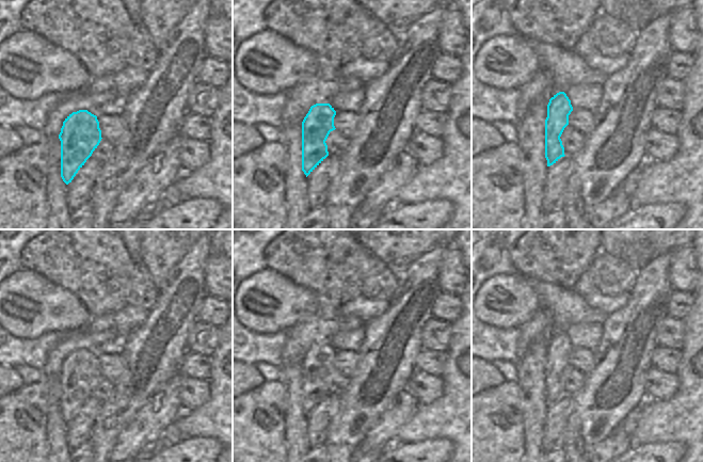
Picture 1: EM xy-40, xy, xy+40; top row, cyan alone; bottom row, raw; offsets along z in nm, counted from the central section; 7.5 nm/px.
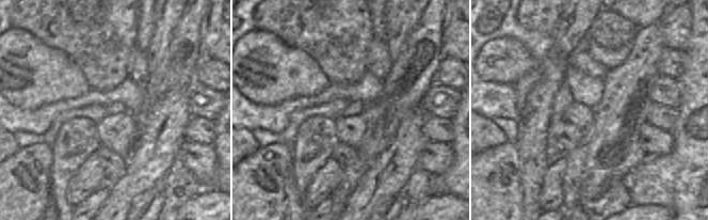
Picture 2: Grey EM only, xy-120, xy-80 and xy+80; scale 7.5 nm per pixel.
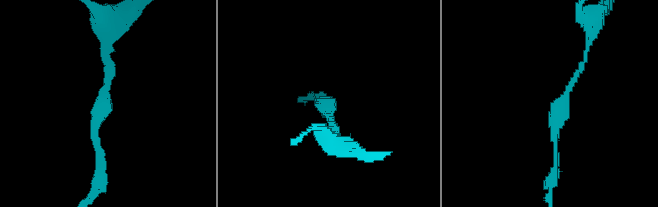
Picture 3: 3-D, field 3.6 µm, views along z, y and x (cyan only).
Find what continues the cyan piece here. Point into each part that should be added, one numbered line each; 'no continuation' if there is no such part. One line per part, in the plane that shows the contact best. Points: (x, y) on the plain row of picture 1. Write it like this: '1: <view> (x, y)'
no continuation

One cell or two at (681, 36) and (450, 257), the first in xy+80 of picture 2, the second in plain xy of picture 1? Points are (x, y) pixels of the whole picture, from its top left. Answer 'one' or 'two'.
one

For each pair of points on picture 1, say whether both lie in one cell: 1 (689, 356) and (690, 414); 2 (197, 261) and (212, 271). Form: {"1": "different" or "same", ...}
{"1": "same", "2": "different"}

